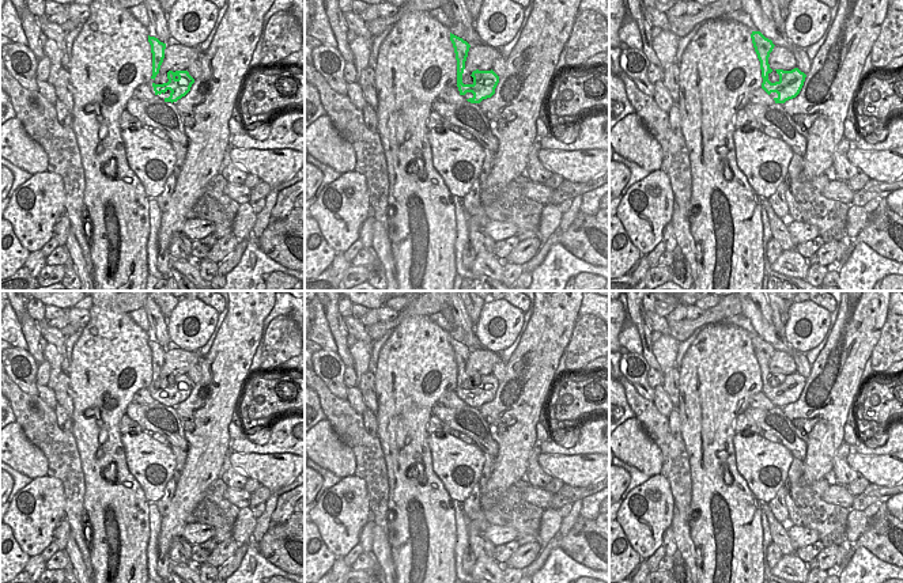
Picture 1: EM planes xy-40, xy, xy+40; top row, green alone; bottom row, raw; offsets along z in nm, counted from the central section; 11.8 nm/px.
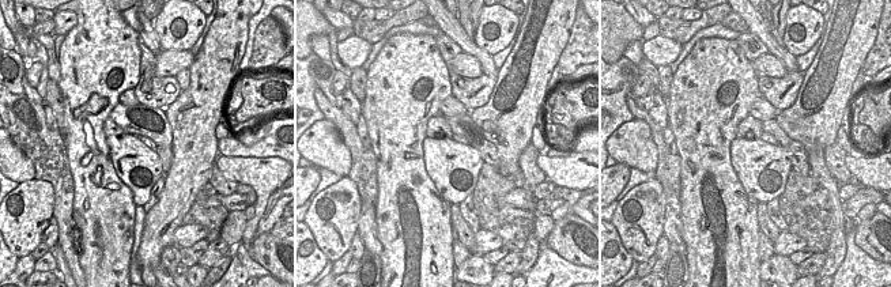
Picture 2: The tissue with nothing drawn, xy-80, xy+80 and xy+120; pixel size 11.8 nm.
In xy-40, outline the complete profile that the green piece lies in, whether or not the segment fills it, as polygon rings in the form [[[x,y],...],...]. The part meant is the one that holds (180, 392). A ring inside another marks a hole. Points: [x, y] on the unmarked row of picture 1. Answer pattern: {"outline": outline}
{"outline": [[[150,340],[148,347],[151,349],[152,357],[152,381],[147,390],[156,402],[165,406],[177,406],[190,395],[194,383],[189,379],[188,375],[169,375],[163,378],[160,386],[155,389],[154,385],[159,378],[165,363],[166,348]]]}

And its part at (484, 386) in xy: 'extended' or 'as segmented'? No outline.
extended

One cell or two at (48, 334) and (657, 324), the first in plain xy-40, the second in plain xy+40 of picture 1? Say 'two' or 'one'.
one

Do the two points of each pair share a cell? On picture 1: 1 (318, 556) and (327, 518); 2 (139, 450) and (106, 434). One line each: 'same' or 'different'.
1: different
2: different

